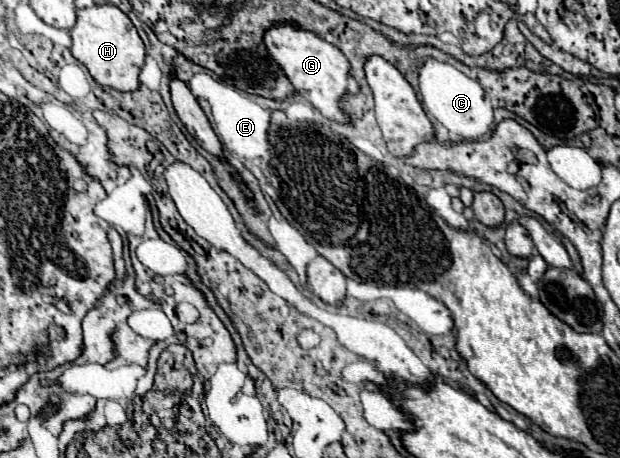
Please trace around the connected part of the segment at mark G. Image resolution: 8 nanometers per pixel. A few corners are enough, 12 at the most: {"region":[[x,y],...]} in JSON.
{"region":[[275,22],[269,56],[325,118],[339,98],[349,62],[315,32]]}

